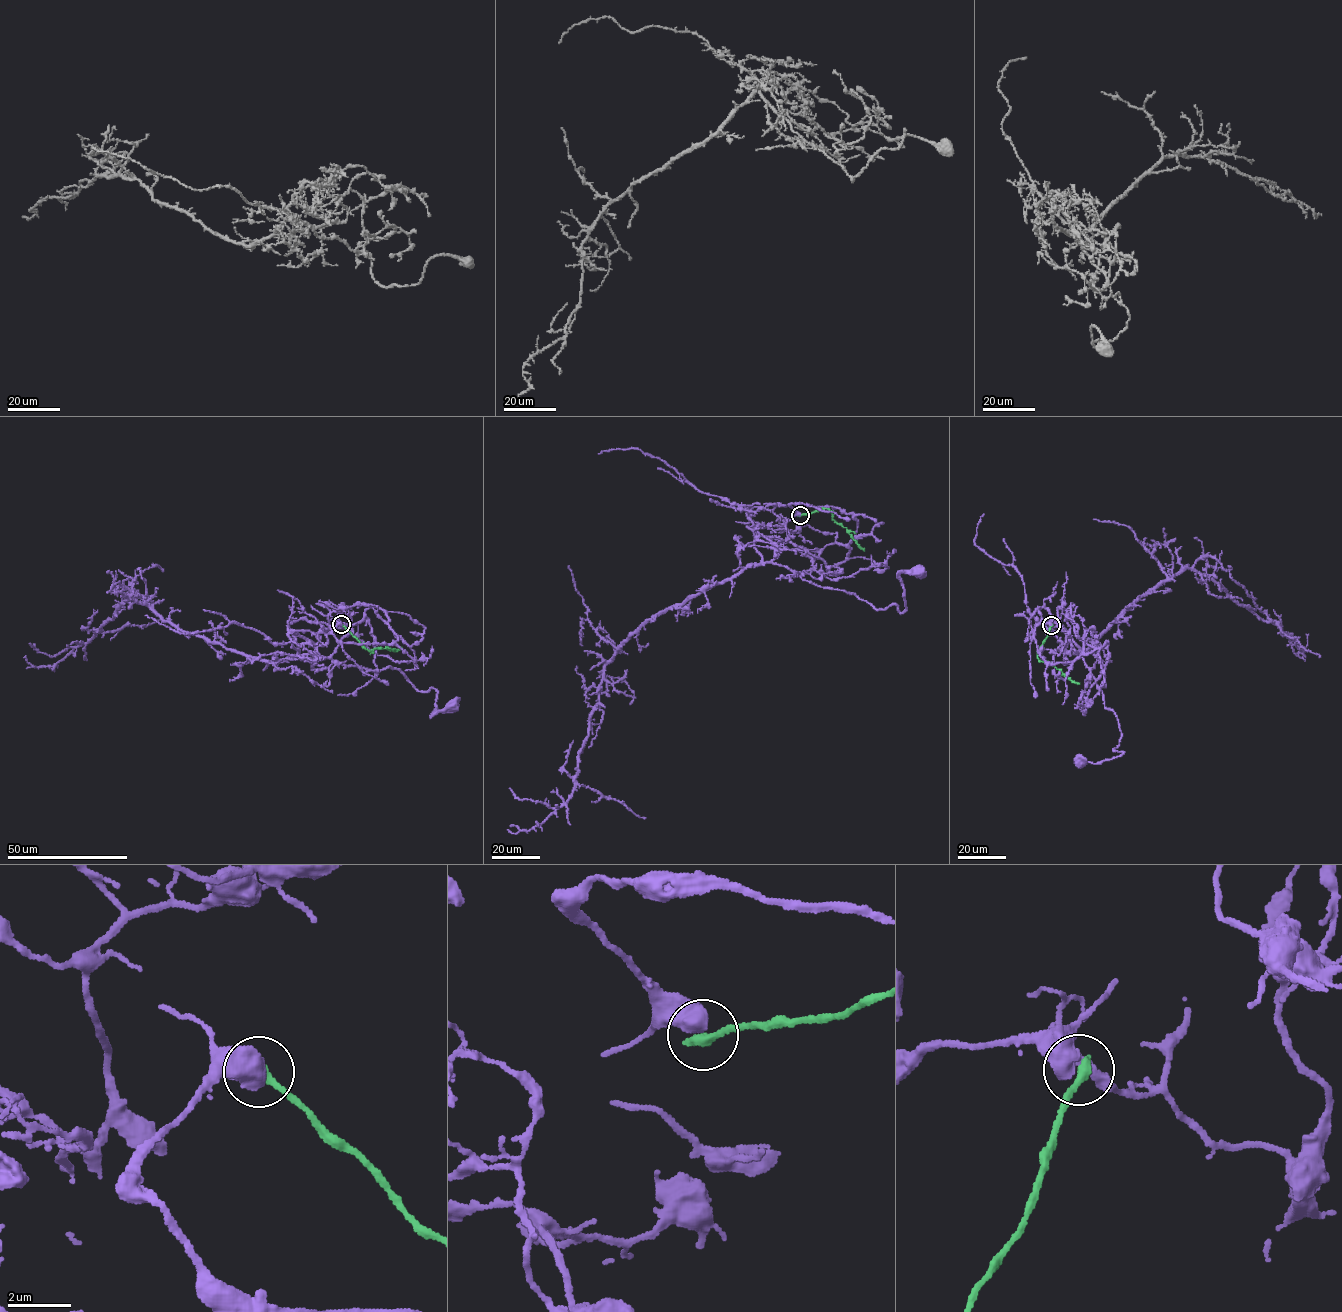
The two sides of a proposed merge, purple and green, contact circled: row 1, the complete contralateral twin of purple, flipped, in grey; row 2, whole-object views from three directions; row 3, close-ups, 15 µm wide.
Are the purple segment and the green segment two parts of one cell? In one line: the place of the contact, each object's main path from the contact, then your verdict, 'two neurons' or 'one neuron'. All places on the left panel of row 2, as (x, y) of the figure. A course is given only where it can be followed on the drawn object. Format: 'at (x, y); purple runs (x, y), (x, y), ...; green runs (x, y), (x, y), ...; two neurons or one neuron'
at (341, 624); purple runs (341, 624), (342, 642), (391, 644), (385, 612), (339, 614), (331, 656), (434, 688), (430, 717), (452, 705); green runs (341, 624), (372, 652), (377, 648), (395, 651), (402, 648); two neurons

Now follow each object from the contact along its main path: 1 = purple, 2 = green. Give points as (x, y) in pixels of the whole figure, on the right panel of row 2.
1: (1051, 625), (1034, 633), (1045, 662), (1108, 643), (1085, 642), (1085, 630), (1122, 753), (1080, 760)
2: (1051, 625), (1037, 658), (1052, 664), (1079, 683)

